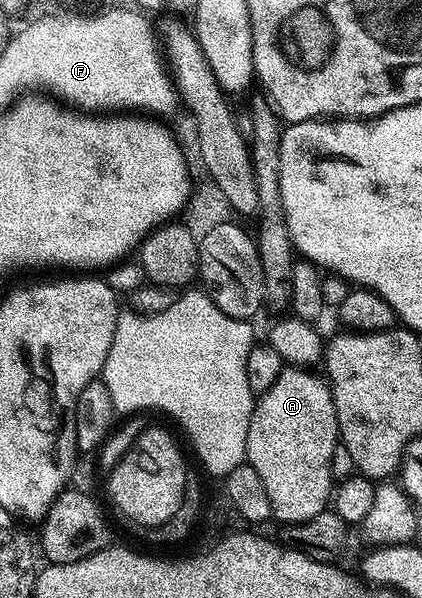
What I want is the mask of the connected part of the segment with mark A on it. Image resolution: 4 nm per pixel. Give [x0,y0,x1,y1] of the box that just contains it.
[246,367,338,526]

